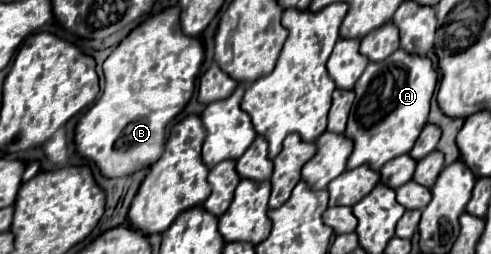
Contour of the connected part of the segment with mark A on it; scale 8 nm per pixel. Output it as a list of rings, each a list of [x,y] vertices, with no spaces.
[[[397,50],[383,62],[369,62],[353,88],[355,102],[345,136],[351,138],[355,146],[349,156],[347,170],[353,170],[361,164],[367,164],[371,170],[379,170],[395,156],[409,154],[419,132],[427,124],[429,102],[435,86],[437,72],[427,56]]]

